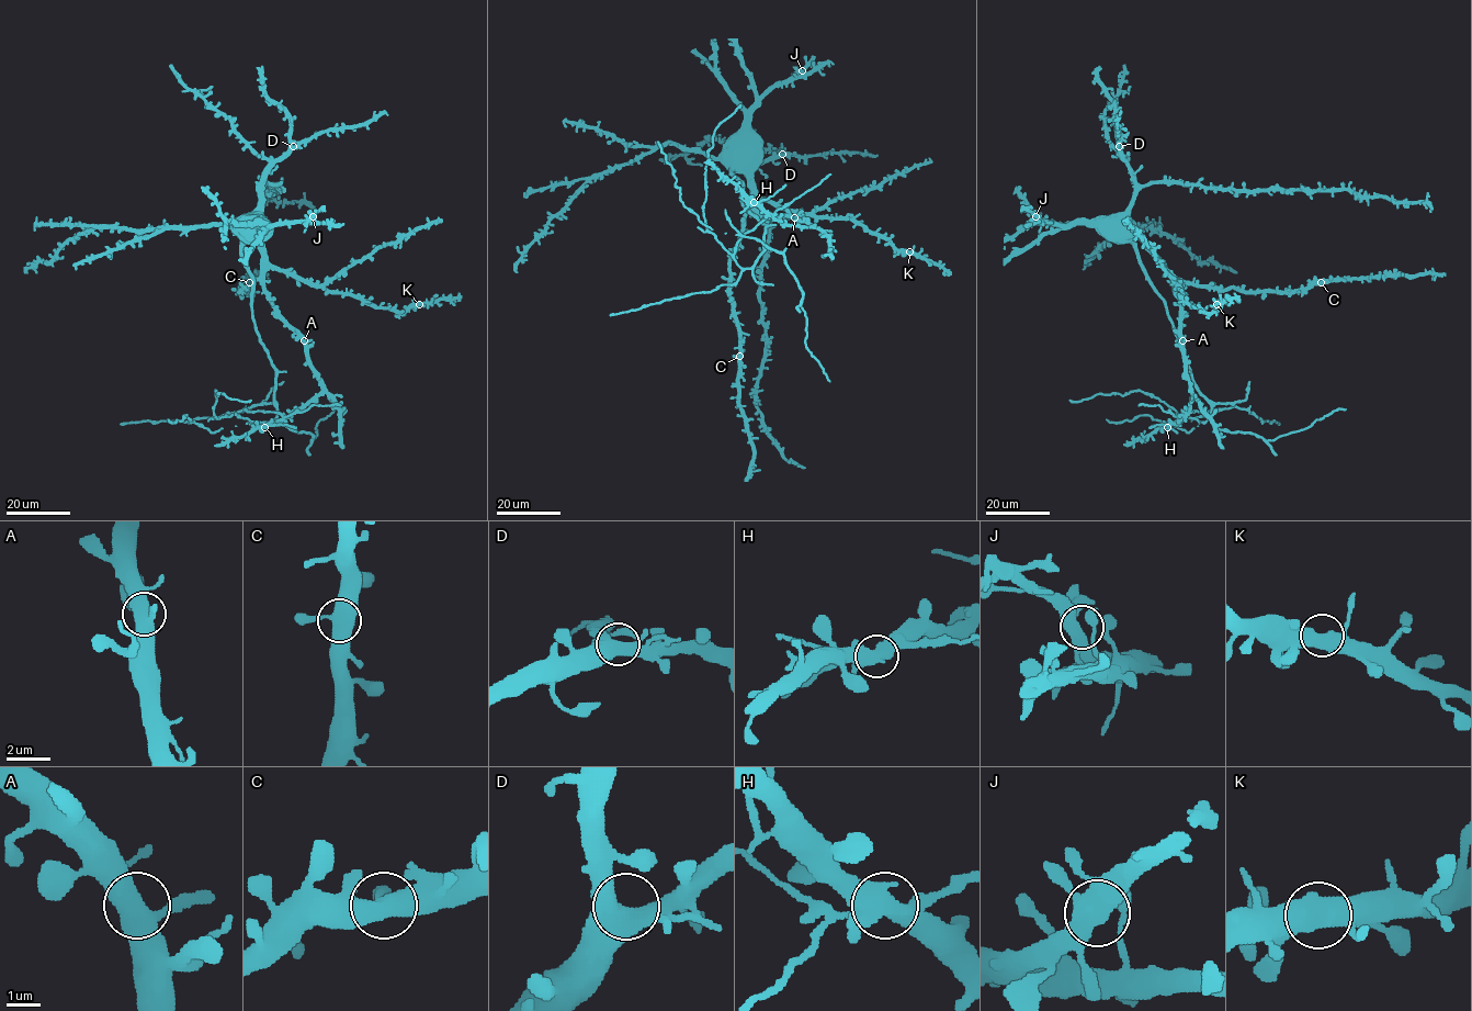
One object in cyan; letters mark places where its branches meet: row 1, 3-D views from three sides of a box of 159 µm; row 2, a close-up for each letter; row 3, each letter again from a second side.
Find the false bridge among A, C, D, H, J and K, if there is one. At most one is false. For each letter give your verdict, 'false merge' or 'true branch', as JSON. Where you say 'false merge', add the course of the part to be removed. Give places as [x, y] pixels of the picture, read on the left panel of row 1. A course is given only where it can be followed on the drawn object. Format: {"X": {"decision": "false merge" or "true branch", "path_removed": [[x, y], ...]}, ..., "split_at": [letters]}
{"A": {"decision": "true branch"}, "C": {"decision": "true branch"}, "D": {"decision": "true branch"}, "H": {"decision": "false merge", "path_removed": [[264, 427], [280, 424], [295, 428]]}, "J": {"decision": "true branch"}, "K": {"decision": "true branch"}, "split_at": ["H"]}

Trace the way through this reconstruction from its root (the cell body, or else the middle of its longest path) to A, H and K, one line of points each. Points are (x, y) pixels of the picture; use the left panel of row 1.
A: (257, 226), (265, 294), (304, 340)
H: (257, 226), (265, 294), (302, 340), (308, 364), (321, 386), (306, 403), (264, 427)
K: (257, 226), (260, 253), (273, 266), (329, 291), (361, 296), (378, 307), (404, 312), (419, 304)

